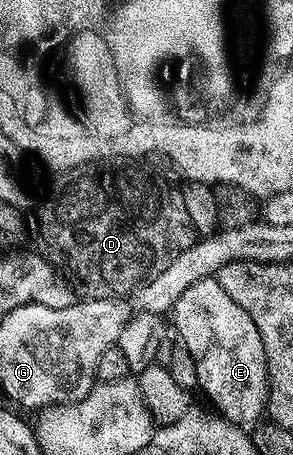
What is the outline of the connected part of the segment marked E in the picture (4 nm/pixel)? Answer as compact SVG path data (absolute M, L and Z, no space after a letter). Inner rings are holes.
M210 277L198 284L190 284L190 288L186 288L182 296L178 296L170 311L170 322L171 318L176 325L175 337L192 353L193 359L198 363L196 381L199 389L204 389L205 396L213 402L211 405L226 421L235 426L255 427L265 417L268 408L268 357L254 320L246 316L246 308L238 308L238 304L234 304L230 296L226 296L226 288L218 285L215 277Z

